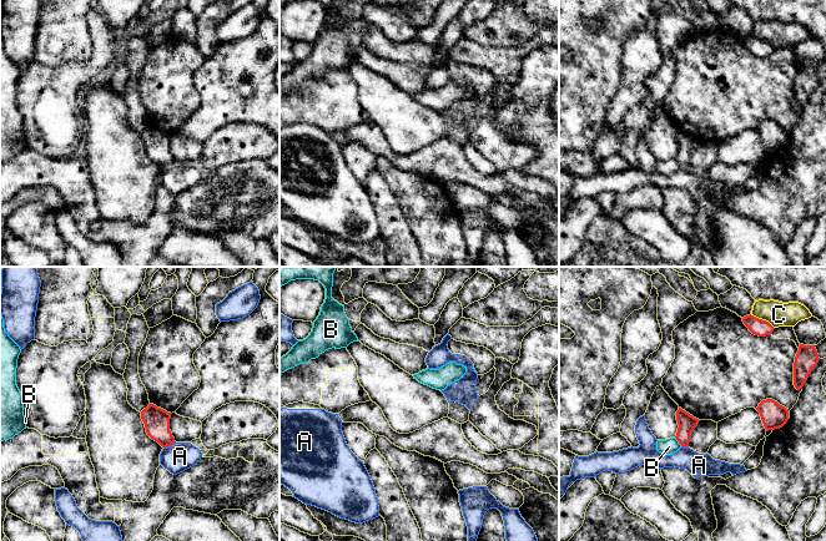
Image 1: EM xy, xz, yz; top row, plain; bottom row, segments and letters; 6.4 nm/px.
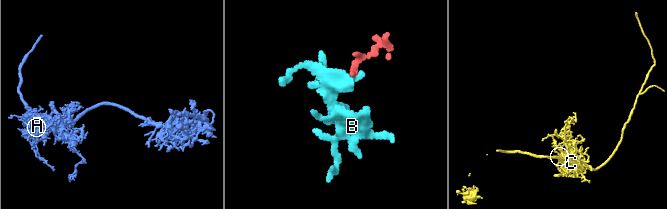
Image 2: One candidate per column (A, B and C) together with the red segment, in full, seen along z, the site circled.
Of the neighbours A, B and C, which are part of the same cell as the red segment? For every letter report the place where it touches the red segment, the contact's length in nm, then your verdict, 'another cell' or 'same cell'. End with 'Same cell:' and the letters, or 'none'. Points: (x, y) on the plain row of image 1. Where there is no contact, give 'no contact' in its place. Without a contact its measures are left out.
A: meets red in xy at (169, 166); contact 90 nm long; another cell
B: meets red in yz at (678, 161); contact 80 nm long; another cell
C: meets red in yz at (761, 40); contact 180 nm long; another cell
Same cell: none

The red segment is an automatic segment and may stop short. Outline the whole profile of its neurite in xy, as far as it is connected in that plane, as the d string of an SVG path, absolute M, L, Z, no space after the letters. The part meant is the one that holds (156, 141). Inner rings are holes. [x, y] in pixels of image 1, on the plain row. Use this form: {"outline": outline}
{"outline": "M148 125L148 127L141 132L141 140L145 145L147 156L162 168L171 167L176 163L170 151L171 133L153 125Z"}

